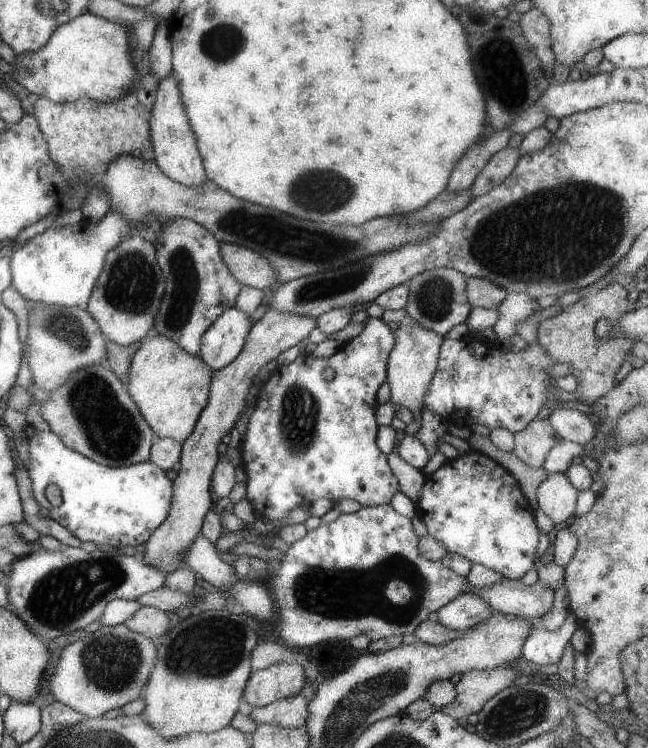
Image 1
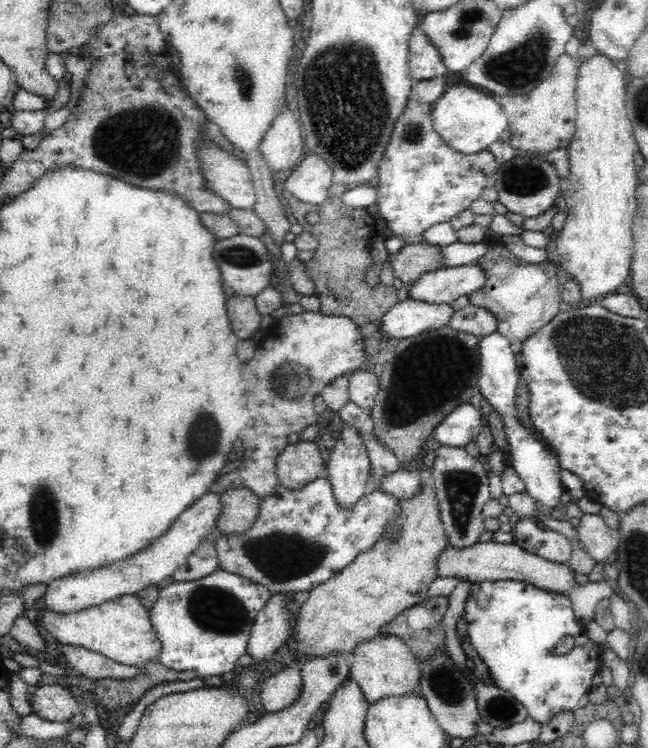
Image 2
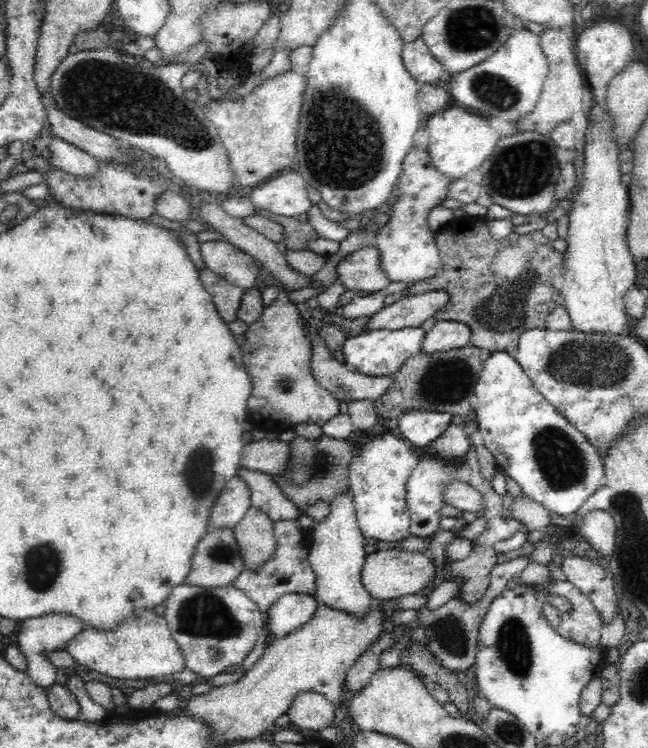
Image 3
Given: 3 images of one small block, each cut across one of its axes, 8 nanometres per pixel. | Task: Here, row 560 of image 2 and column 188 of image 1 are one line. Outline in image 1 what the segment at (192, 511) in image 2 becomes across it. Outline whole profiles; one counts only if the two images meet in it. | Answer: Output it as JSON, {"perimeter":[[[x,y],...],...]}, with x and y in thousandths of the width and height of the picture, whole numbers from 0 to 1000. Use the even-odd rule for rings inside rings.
{"perimeter":[[[264,98],[253,102],[241,115],[228,164],[236,215],[245,227],[256,237],[285,249],[309,247],[318,239],[312,211],[306,205],[299,176],[293,172],[292,162],[287,160],[270,103]]]}

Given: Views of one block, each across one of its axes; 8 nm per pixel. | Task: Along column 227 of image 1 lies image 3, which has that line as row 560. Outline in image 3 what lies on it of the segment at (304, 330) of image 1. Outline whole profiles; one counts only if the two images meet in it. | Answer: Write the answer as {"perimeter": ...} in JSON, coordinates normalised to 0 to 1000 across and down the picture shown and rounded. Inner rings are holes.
{"perimeter":[[[610,733],[590,738],[568,735],[556,763],[556,775],[571,798],[591,806],[614,797],[647,793],[668,775],[670,759],[662,741],[623,738]]]}

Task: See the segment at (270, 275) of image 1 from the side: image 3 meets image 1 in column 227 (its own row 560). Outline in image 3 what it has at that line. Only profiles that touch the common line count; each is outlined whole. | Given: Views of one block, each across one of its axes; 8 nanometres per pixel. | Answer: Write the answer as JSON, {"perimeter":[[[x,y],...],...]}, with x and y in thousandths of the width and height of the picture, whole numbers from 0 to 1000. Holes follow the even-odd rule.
{"perimeter":[[[390,678],[360,706],[380,762],[395,765],[423,743],[427,730],[423,701],[409,684]]]}

